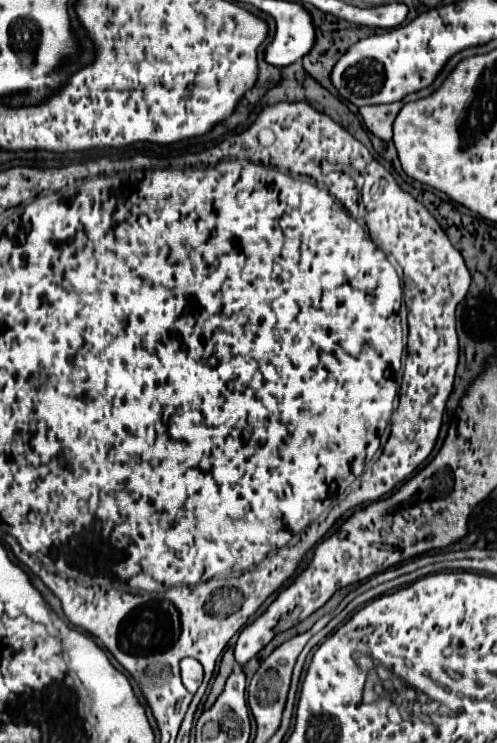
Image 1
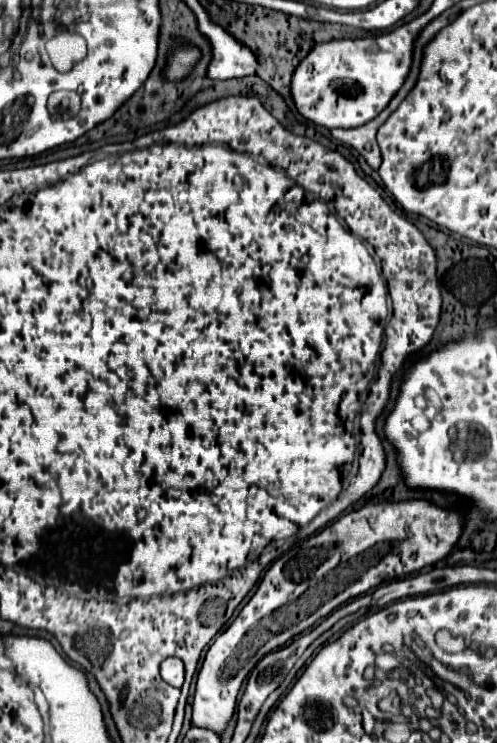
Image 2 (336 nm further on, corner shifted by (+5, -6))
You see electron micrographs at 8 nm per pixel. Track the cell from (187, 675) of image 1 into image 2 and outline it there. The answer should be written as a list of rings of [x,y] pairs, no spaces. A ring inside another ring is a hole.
[[[171,656],[171,658],[165,658],[163,662],[161,662],[161,678],[167,682],[167,684],[171,684],[171,686],[175,686],[175,688],[181,688],[181,684],[183,684],[183,662],[179,660],[179,658],[175,658],[175,656]]]

